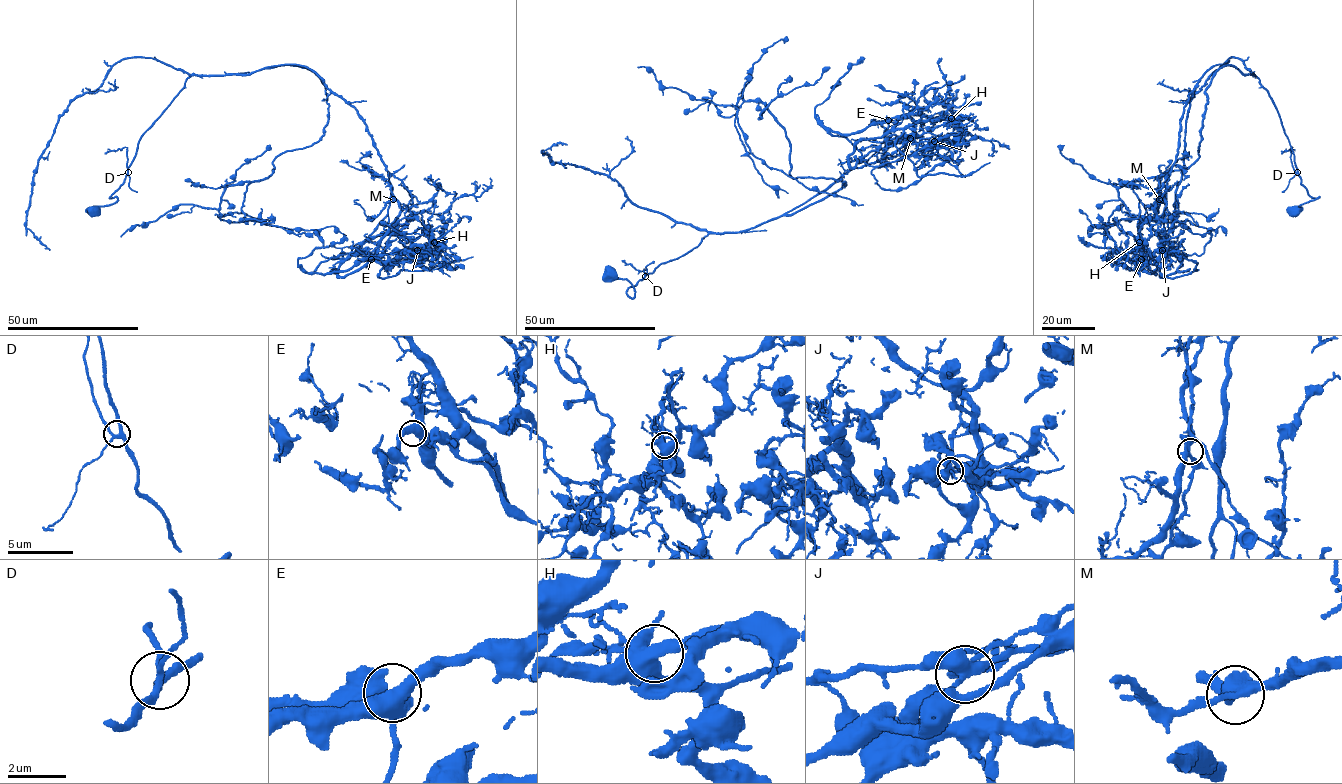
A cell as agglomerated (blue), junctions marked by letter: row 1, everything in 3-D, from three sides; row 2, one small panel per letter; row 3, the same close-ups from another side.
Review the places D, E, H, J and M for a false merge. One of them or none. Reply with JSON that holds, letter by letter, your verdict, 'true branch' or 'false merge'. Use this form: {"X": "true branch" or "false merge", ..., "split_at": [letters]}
{"D": "true branch", "E": "true branch", "H": "true branch", "J": "false merge", "M": "true branch", "split_at": ["J"]}

